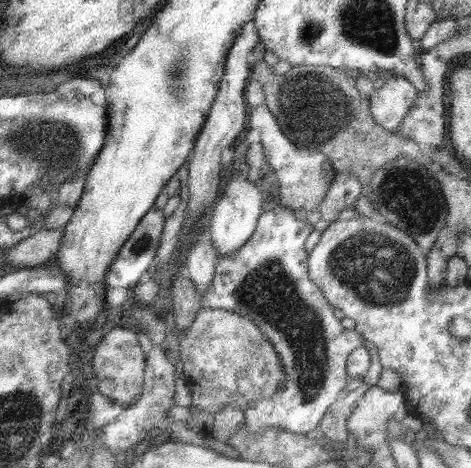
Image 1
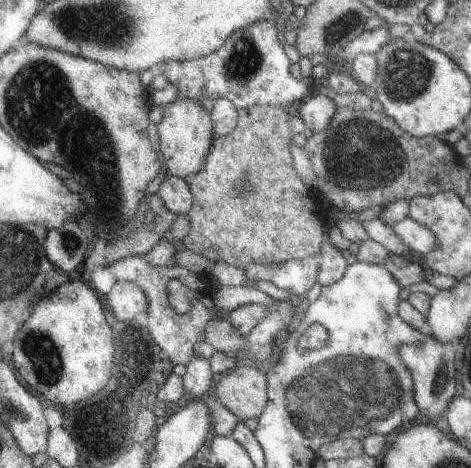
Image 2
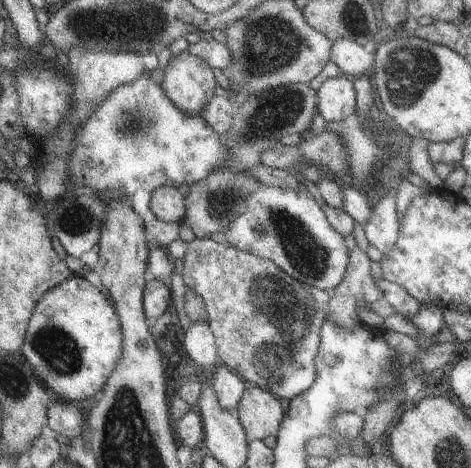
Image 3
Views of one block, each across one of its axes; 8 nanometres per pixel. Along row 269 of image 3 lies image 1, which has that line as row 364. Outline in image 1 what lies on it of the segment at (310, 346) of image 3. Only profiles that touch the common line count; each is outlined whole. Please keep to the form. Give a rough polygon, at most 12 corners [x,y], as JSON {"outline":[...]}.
{"outline":[[227,310],[173,330],[191,404],[213,414],[283,382],[271,342]]}

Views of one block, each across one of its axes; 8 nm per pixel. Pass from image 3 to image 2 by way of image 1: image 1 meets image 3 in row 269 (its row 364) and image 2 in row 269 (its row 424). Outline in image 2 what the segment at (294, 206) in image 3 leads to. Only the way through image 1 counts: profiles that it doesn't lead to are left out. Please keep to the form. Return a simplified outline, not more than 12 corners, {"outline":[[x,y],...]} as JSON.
{"outline":[[317,256],[273,266],[249,264],[245,276],[305,296],[317,282]]}

